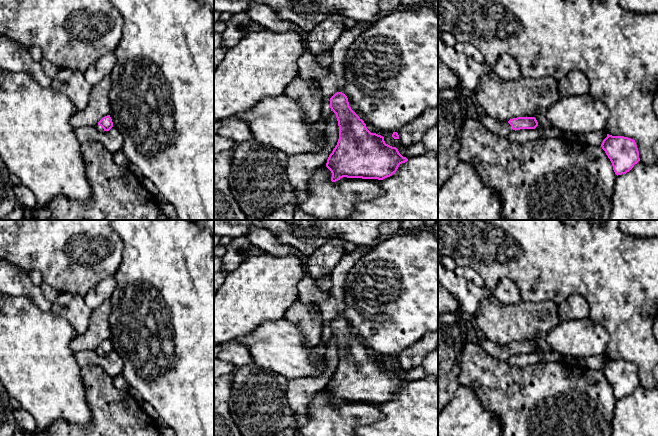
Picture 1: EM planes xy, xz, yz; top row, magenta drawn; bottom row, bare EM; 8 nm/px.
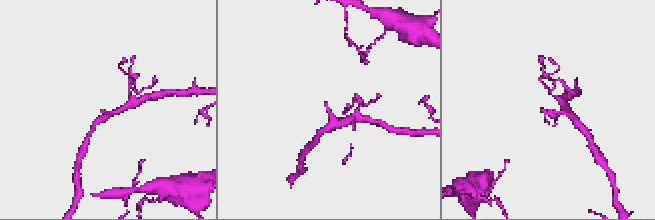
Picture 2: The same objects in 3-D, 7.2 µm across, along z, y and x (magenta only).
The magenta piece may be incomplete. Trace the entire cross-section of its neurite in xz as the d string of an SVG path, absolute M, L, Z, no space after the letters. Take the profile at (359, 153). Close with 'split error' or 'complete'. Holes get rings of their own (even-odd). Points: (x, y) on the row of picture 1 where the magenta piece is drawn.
M342 92L330 98L330 108L336 114L339 126L337 145L329 155L326 167L331 171L331 181L336 182L343 177L383 180L392 176L399 165L408 161L396 147L385 143L384 137L371 133L364 121L351 109L347 96Z | complete

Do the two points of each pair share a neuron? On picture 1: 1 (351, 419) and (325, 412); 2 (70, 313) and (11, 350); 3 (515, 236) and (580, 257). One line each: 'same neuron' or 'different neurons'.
1: same neuron
2: different neurons
3: same neuron

